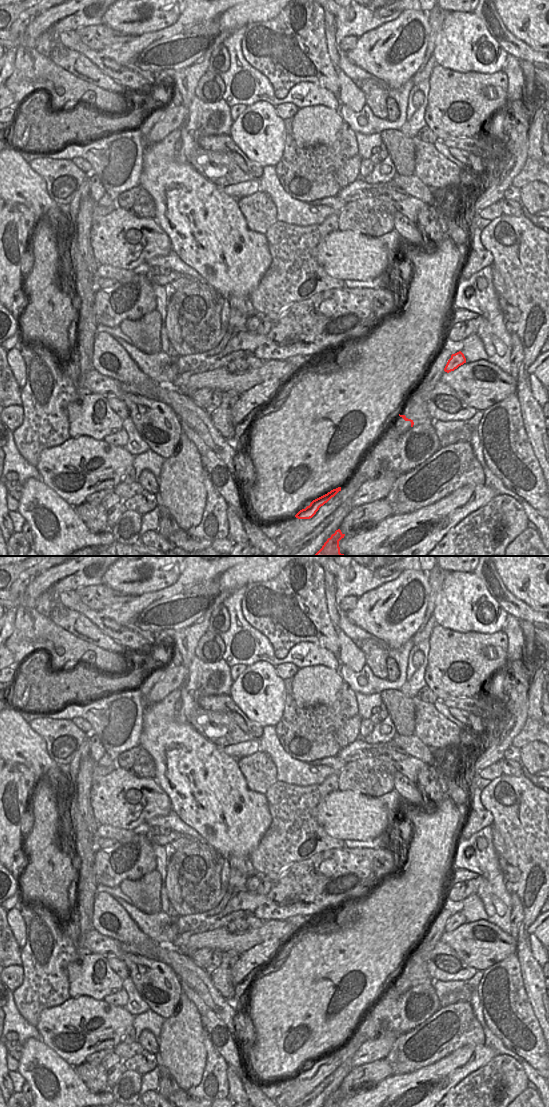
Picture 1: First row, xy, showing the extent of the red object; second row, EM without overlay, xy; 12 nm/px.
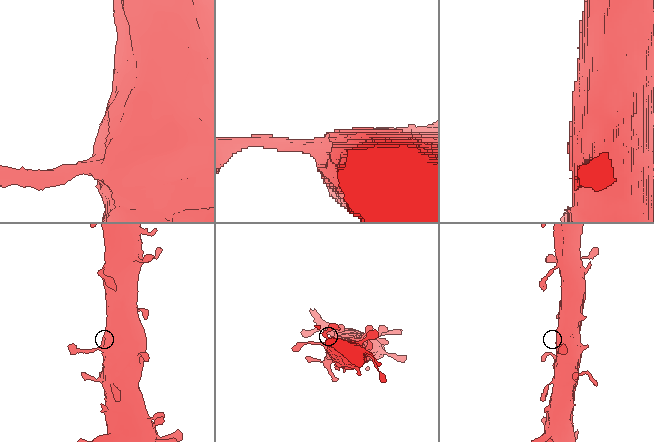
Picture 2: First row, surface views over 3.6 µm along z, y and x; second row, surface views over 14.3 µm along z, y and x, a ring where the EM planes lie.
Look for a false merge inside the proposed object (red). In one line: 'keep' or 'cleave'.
keep

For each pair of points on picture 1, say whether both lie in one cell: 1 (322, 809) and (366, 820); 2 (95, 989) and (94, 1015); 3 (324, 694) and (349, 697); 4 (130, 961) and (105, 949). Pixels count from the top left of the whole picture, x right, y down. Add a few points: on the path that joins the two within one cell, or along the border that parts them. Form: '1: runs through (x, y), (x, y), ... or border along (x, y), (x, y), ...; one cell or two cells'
1: runs through (333, 813), (355, 817); one cell
2: border along (72, 997), (87, 995), (97, 1000), (102, 1000); two cells
3: border along (343, 682), (330, 702), (314, 704); two cells
4: border along (128, 953), (121, 959); two cells

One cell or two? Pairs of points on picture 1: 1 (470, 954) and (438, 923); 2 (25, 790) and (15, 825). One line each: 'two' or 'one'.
1: two
2: one

